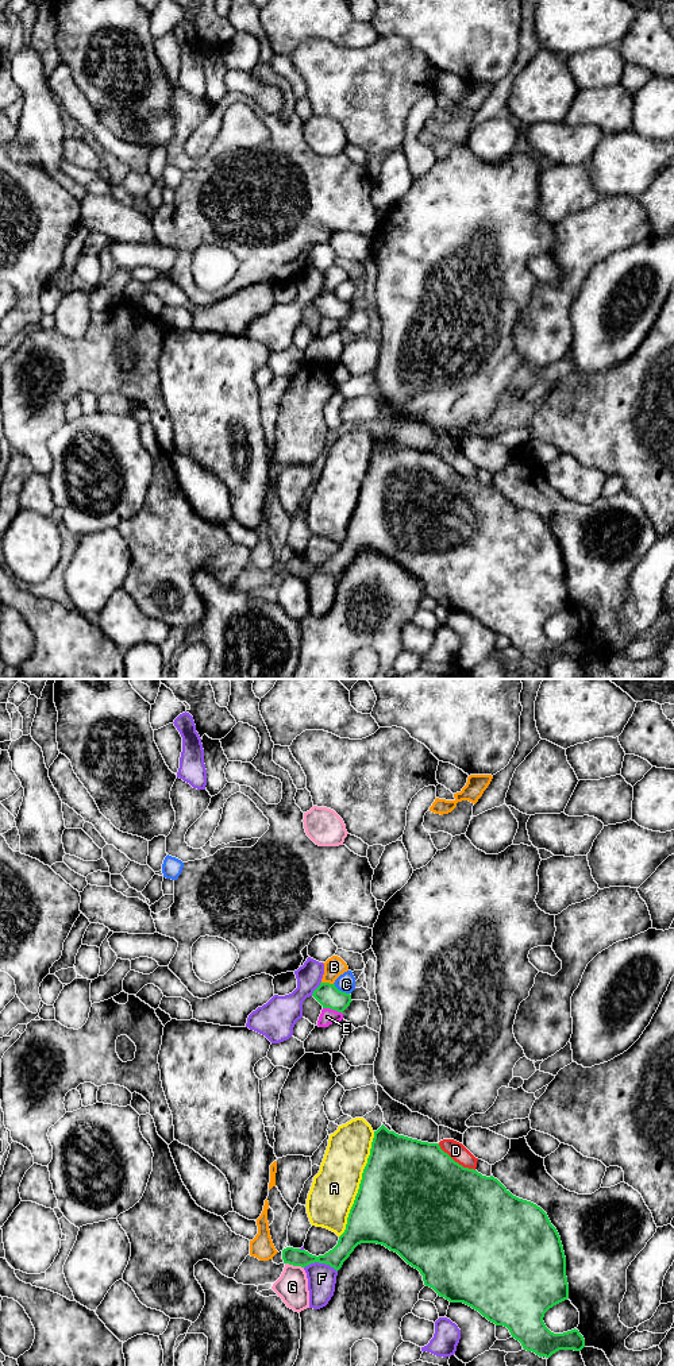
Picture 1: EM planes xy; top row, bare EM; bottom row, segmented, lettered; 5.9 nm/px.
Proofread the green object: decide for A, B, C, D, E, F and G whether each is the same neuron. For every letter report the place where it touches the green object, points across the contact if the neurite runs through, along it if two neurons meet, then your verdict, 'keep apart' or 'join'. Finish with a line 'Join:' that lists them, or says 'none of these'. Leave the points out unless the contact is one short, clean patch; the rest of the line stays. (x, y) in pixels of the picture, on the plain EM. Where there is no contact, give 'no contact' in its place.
A: meets green in xy at (359, 493); keep apart
B: meets green in xy at (327, 292); border along xy (322, 290), (332, 293); keep apart
C: meets green in xy at (341, 300); keep apart
D: meets green in xy at (454, 470); keep apart
E: meets green in xy at (332, 317); keep apart
F: meets green in xy at (320, 571); keep apart
G: meets green in xy at (295, 574); keep apart
Join: none of these

